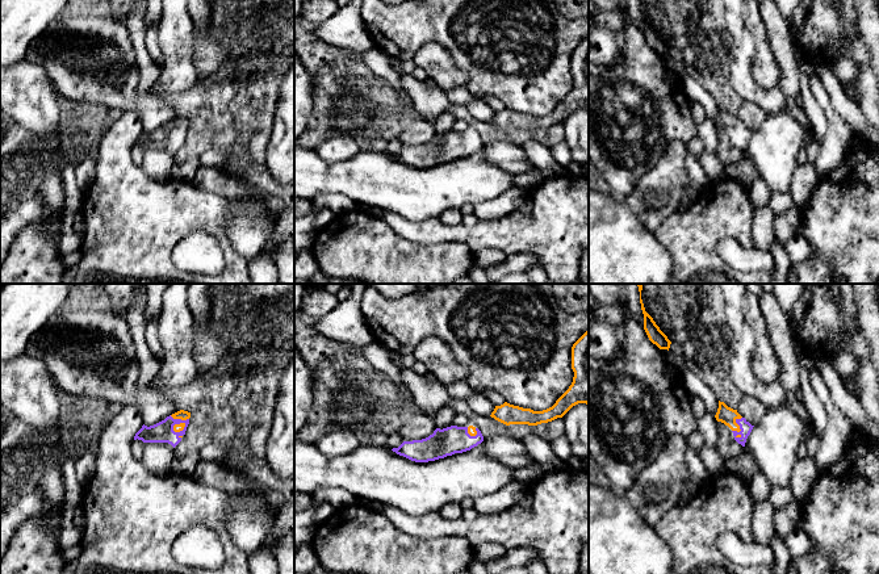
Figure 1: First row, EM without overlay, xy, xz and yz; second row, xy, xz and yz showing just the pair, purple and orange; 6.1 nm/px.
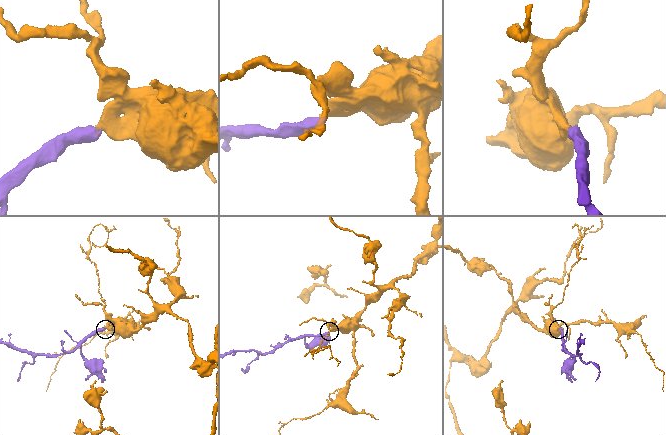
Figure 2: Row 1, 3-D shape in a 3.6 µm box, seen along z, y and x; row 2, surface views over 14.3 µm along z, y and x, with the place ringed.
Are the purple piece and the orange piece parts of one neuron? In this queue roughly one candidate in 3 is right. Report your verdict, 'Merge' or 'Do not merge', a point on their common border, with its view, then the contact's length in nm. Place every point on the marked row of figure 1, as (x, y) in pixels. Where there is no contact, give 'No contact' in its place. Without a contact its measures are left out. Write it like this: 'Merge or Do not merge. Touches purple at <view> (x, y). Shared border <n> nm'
Merge. Touches purple at yz (740, 427). Shared border 140 nm

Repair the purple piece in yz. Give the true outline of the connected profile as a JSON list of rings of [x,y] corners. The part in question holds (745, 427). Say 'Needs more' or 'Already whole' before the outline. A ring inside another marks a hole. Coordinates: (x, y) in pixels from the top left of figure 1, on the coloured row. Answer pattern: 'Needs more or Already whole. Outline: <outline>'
Needs more. Outline: [[[719,401],[719,408],[715,415],[717,422],[728,426],[734,436],[734,440],[745,447],[746,439],[750,435],[754,426],[752,426],[745,418],[742,418],[737,410],[728,407],[724,402]]]

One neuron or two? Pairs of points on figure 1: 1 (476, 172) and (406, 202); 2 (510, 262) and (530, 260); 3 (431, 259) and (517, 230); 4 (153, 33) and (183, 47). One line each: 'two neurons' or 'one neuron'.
1: one neuron
2: one neuron
3: two neurons
4: two neurons

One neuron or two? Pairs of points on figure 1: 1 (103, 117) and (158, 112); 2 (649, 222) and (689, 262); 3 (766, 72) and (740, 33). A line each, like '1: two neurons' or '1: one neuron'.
1: two neurons
2: two neurons
3: two neurons

